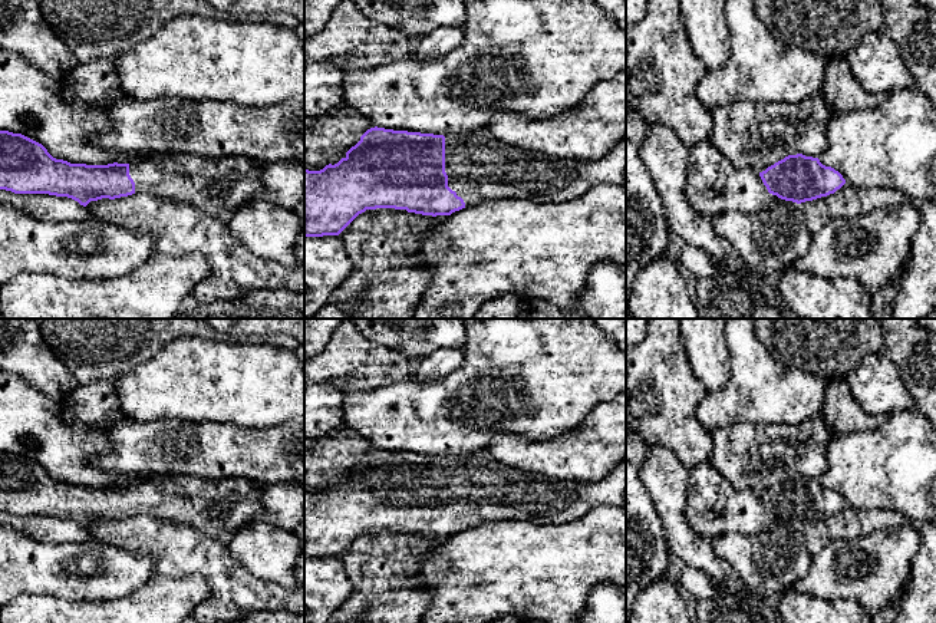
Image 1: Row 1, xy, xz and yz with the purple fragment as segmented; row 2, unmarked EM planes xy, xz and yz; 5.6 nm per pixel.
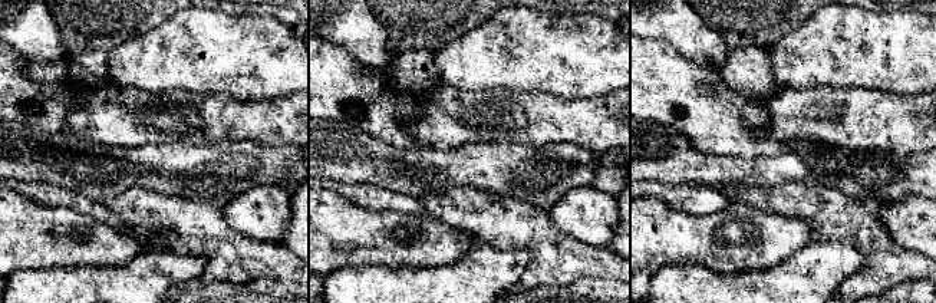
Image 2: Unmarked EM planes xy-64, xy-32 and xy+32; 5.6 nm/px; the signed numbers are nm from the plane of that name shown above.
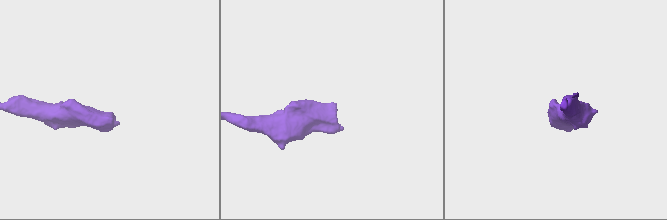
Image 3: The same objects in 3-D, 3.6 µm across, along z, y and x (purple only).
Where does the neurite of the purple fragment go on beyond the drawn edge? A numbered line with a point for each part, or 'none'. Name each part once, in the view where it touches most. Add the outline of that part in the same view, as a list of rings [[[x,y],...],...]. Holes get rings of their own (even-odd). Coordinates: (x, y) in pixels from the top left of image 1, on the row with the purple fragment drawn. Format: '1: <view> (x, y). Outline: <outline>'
1: xz (480, 167). Outline: [[[488,132],[445,136],[445,172],[448,187],[465,202],[465,208],[487,200],[527,200],[564,202],[577,198],[597,184],[623,185],[626,175],[626,138],[596,162],[579,162],[538,151],[508,145]]]

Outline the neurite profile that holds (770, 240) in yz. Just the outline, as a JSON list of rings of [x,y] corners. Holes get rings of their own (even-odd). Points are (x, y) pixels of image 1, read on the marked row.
[[[772,194],[755,212],[728,211],[715,217],[713,227],[761,280],[791,268],[813,237],[800,204]]]

